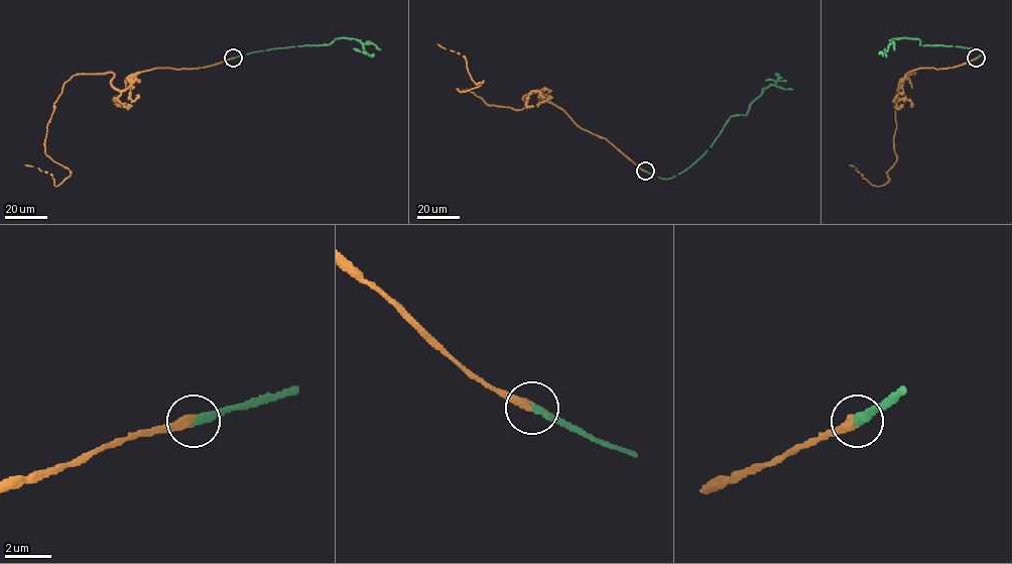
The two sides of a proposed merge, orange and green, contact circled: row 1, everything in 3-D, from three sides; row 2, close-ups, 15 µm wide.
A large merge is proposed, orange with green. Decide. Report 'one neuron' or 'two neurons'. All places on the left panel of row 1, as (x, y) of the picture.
one neuron

